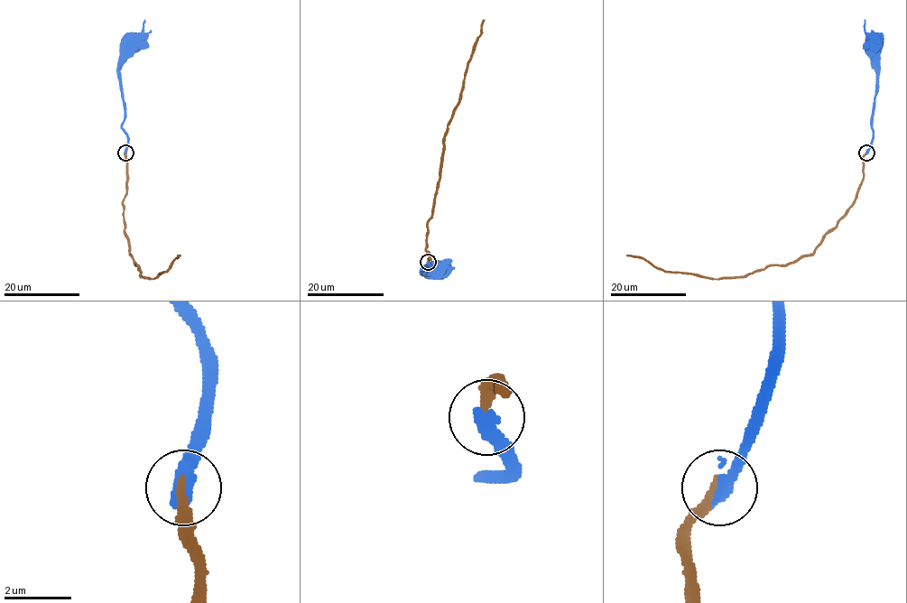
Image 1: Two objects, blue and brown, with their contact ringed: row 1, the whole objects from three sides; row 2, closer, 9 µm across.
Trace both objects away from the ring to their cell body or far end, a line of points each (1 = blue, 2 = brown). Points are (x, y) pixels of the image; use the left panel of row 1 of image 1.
1: (125, 152), (127, 134), (122, 126), (124, 106), (120, 70), (121, 59), (130, 44)
2: (125, 152), (124, 234), (129, 252), (142, 276), (148, 279), (155, 277), (168, 269), (180, 255)

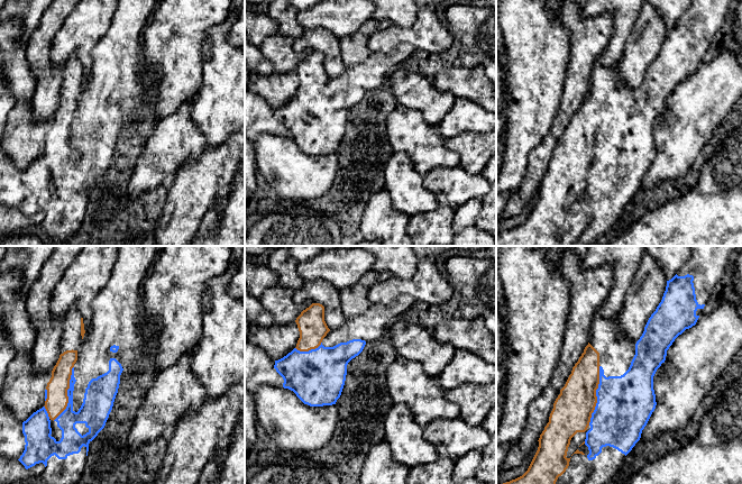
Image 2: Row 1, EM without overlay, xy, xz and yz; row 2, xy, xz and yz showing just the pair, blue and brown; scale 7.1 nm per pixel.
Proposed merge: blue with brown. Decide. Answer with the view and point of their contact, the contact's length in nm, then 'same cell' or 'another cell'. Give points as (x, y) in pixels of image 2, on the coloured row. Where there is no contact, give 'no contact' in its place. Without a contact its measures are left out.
yz (596, 395) | 440 nm | another cell

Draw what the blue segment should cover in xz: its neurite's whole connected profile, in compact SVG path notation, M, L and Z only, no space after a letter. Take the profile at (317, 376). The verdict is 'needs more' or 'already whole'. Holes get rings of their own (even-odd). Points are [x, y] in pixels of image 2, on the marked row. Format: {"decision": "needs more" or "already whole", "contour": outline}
{"decision": "already whole", "contour": "M352 339L333 347L321 345L309 351L294 348L275 360L274 368L283 377L283 387L293 391L310 407L336 404L340 398L348 363L358 356L365 340Z"}

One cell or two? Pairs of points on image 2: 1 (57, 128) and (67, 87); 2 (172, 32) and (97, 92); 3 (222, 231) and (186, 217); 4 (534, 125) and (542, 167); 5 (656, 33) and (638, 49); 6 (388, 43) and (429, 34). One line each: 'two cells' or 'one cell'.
1: one cell
2: two cells
3: two cells
4: two cells
5: one cell
6: one cell

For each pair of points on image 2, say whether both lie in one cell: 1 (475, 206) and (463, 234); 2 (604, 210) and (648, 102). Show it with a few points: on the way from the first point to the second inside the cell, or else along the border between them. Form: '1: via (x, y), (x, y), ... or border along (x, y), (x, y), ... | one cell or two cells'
1: via (468, 212), (465, 216), (465, 227) | one cell
2: via (613, 183), (624, 153), (630, 147), (638, 129) | one cell

